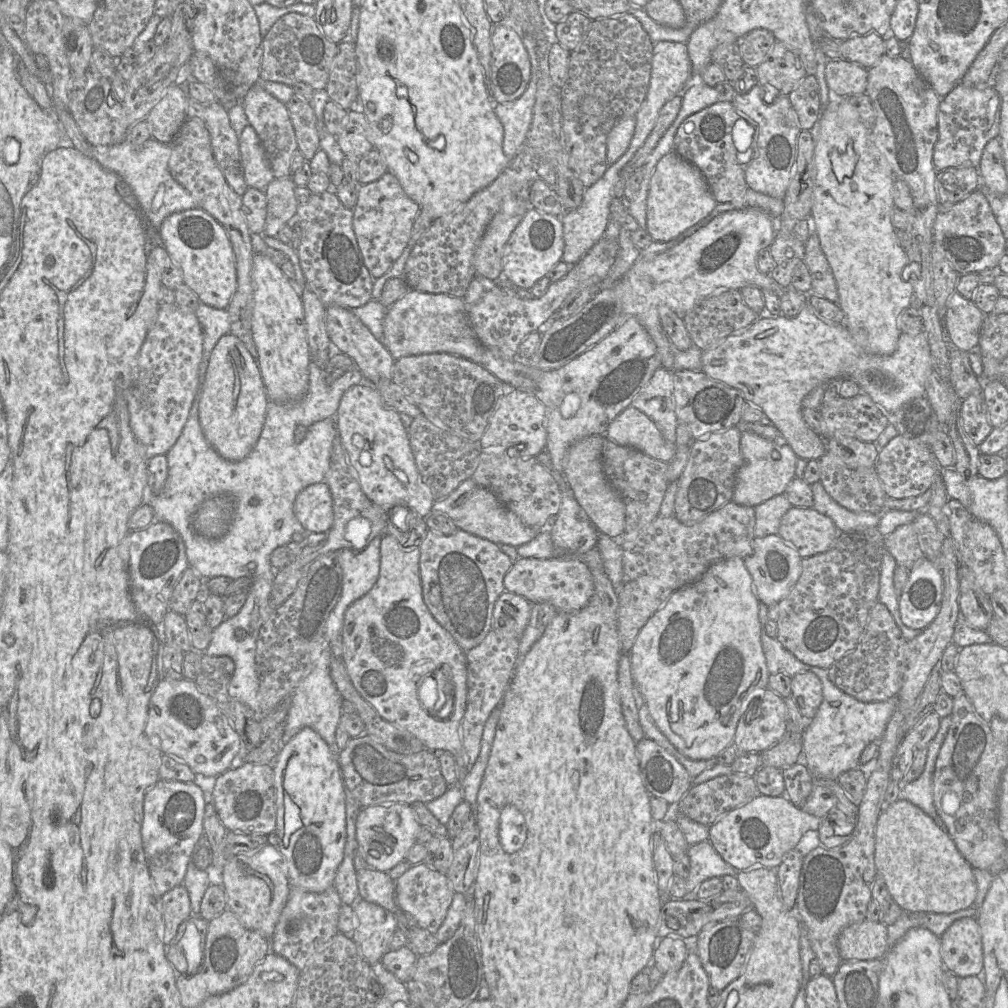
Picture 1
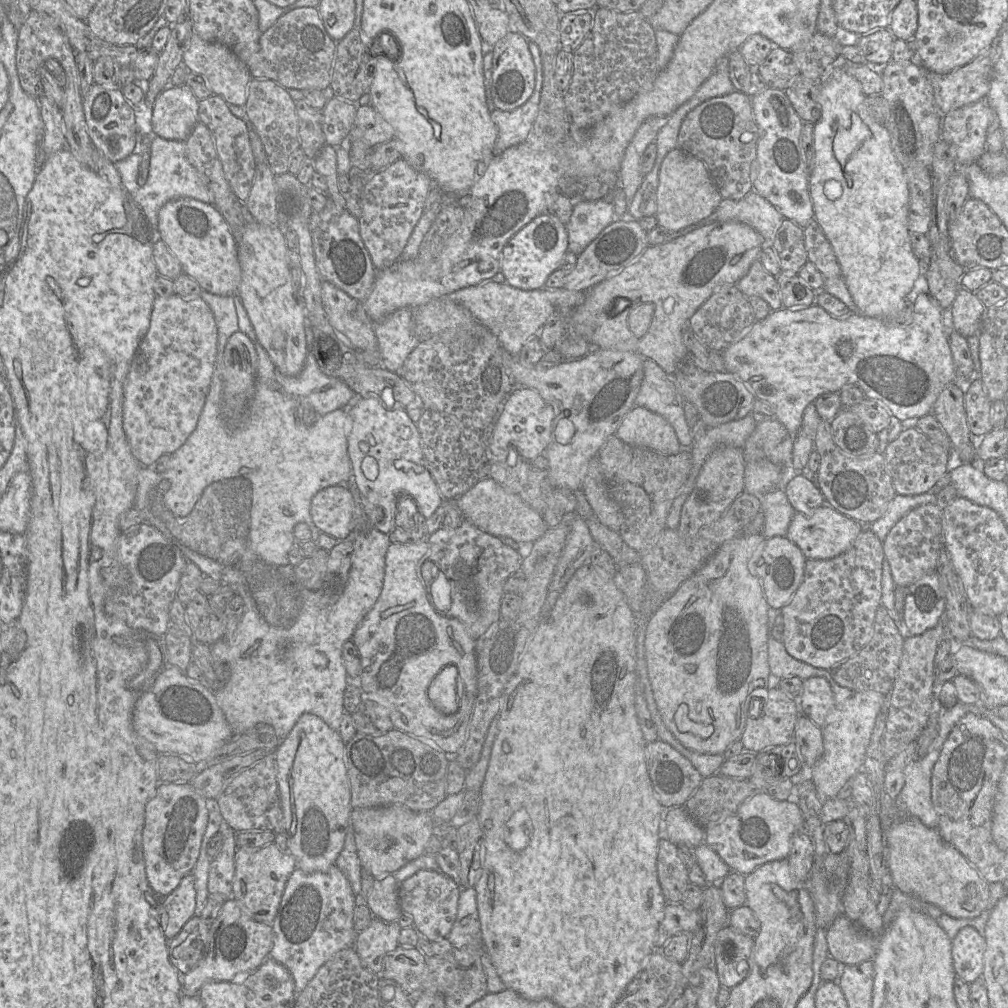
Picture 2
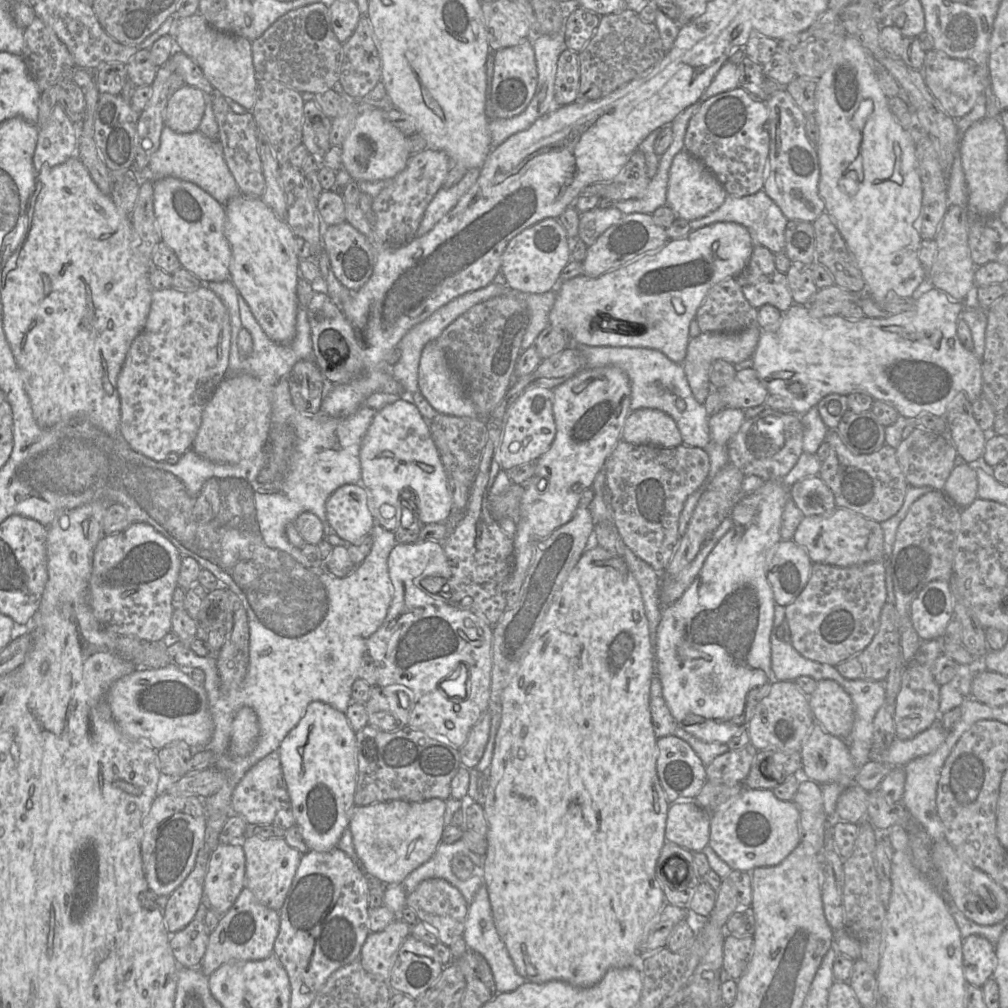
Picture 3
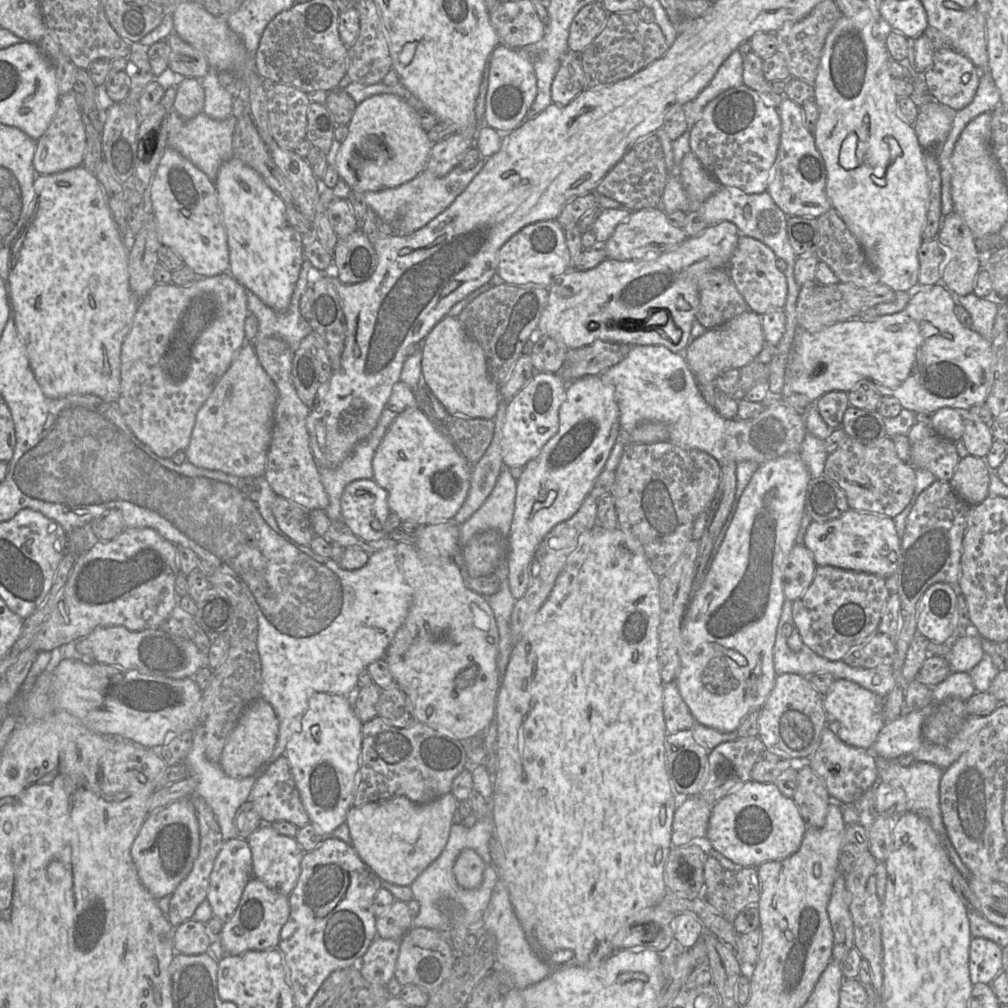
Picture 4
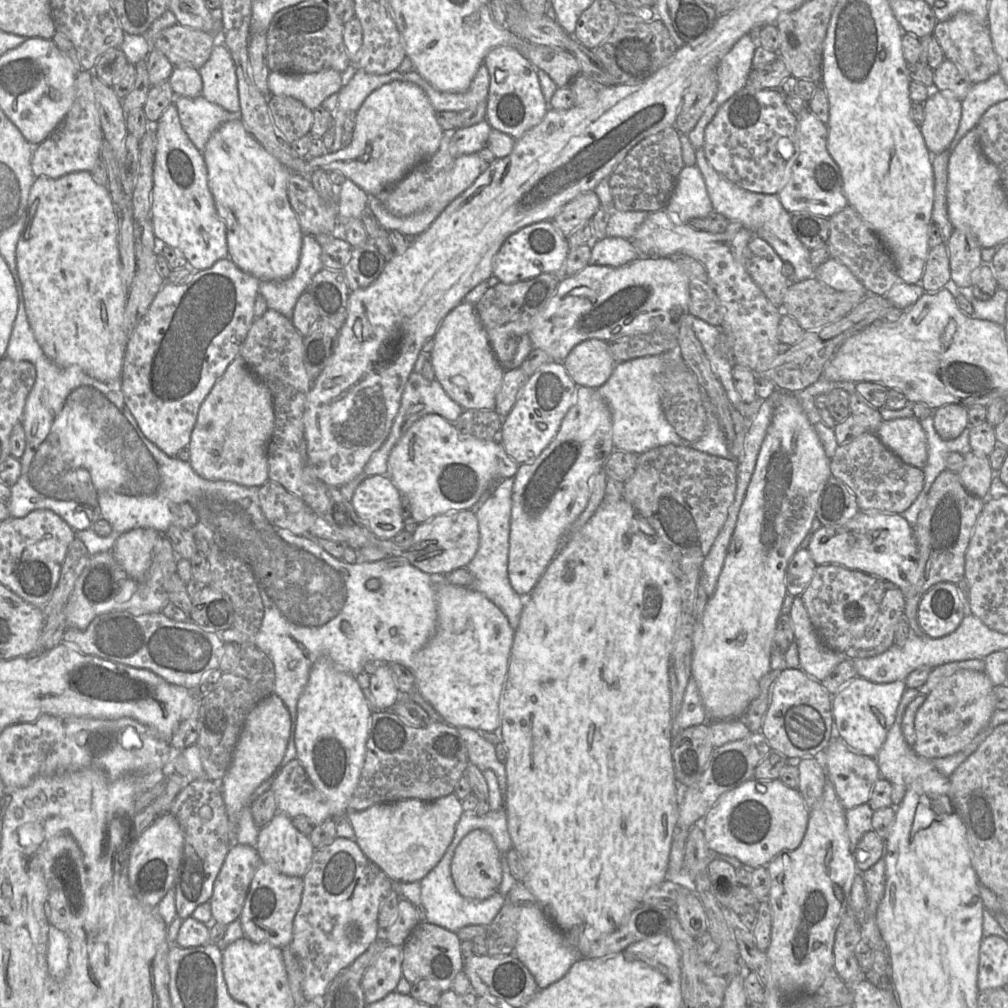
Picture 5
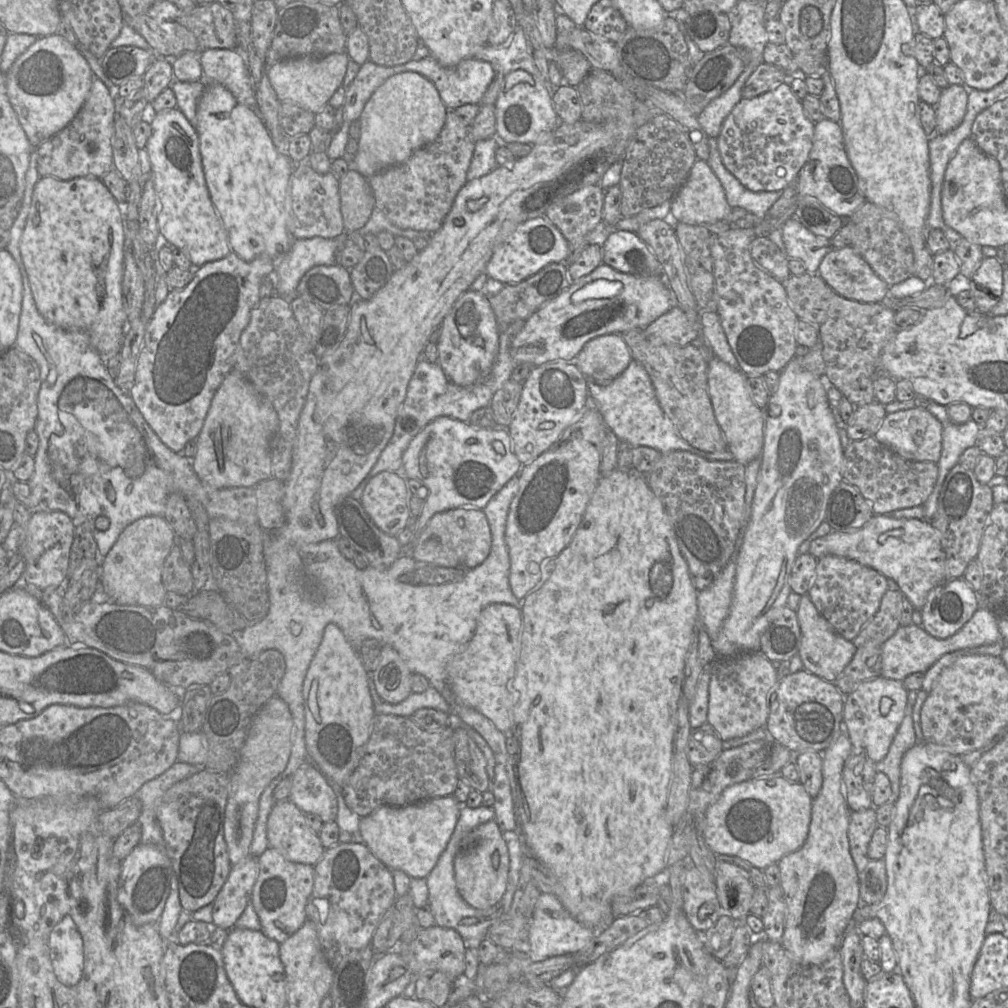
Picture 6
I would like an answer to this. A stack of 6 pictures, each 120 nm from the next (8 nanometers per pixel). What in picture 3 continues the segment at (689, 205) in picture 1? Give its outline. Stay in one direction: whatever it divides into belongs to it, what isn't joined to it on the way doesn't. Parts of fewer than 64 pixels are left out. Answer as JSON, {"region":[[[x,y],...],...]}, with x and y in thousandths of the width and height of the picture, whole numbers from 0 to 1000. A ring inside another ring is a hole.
{"region":[[[677,148],[669,155],[663,175],[661,203],[668,208],[673,217],[685,220],[699,215],[710,209],[721,193],[707,172],[681,148]]]}

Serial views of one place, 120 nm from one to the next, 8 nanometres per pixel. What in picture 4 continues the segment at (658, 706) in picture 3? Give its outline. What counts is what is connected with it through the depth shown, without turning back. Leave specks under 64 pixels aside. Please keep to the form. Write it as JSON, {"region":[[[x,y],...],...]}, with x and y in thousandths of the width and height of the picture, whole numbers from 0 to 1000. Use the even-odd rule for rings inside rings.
{"region":[[[670,677],[658,678],[658,707],[662,728],[686,723],[690,718]]]}

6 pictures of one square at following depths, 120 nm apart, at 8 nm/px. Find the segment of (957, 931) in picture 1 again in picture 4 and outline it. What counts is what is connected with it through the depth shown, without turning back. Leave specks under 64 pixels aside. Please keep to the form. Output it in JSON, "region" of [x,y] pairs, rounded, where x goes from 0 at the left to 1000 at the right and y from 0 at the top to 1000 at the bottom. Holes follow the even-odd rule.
{"region":[[[964,930],[961,939],[961,968],[964,977],[983,976],[994,961],[997,961],[995,940],[981,932]]]}

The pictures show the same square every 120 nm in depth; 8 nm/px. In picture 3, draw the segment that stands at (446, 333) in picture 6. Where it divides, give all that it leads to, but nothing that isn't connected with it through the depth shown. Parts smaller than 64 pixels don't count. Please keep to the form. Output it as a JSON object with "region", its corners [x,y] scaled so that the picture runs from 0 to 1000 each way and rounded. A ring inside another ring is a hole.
{"region":[[[432,337],[425,339],[418,349],[415,362],[415,385],[418,392],[435,410],[474,415],[472,406],[463,394],[455,374],[447,365],[440,347]]]}

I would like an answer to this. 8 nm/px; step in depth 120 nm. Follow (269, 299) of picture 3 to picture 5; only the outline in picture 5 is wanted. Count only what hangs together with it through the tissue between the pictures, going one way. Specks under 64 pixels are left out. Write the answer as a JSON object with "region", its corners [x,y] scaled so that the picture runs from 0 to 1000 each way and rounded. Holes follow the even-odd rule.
{"region":[[[238,117],[220,123],[209,134],[200,154],[208,190],[216,212],[224,223],[226,256],[258,279],[287,276],[296,264],[302,234],[285,193],[285,181],[292,171],[261,147],[244,129]]]}

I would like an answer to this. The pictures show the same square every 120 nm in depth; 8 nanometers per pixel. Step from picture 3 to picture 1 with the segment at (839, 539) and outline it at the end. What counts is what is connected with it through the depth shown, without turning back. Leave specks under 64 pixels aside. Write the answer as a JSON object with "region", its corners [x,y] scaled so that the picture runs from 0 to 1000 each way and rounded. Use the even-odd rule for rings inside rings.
{"region":[[[785,502],[776,512],[771,530],[800,554],[821,546],[833,528],[821,512],[807,503]]]}

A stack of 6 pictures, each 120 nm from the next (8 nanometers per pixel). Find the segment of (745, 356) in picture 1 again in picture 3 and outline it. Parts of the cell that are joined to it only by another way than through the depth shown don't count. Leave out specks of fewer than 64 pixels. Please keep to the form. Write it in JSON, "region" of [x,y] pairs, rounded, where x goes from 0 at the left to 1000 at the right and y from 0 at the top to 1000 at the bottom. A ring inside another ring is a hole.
{"region":[[[929,286],[916,291],[909,297],[906,308],[873,315],[858,313],[854,316],[841,316],[834,313],[808,315],[799,304],[787,302],[782,308],[776,310],[775,316],[769,327],[756,327],[752,342],[745,355],[747,359],[746,365],[750,367],[763,392],[776,393],[782,396],[786,401],[788,411],[793,413],[799,411],[804,405],[811,403],[812,399],[822,391],[841,393],[844,390],[857,389],[867,397],[874,397],[885,402],[893,413],[899,415],[911,414],[916,410],[937,414],[942,400],[951,390],[956,390],[958,396],[963,400],[974,392],[973,357],[967,353],[964,347],[959,347],[949,334],[949,319],[955,307],[955,299],[945,298],[941,293]]]}

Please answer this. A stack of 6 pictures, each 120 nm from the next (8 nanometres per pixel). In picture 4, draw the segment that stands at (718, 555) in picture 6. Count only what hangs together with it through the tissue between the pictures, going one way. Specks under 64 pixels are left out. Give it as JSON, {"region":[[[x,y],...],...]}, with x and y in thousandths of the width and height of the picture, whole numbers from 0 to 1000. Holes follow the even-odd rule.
{"region":[[[664,438],[620,442],[605,487],[613,523],[635,538],[645,563],[653,572],[664,566],[688,535],[688,517],[706,498],[715,465],[714,459],[702,449],[678,445]]]}

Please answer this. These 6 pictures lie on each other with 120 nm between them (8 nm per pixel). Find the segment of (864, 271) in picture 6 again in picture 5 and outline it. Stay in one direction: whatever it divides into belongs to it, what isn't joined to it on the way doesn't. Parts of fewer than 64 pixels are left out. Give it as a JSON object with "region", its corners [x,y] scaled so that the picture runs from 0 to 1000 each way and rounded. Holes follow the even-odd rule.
{"region":[[[821,256],[809,267],[808,275],[819,284],[834,290],[859,292],[860,288],[840,264],[827,256]]]}

